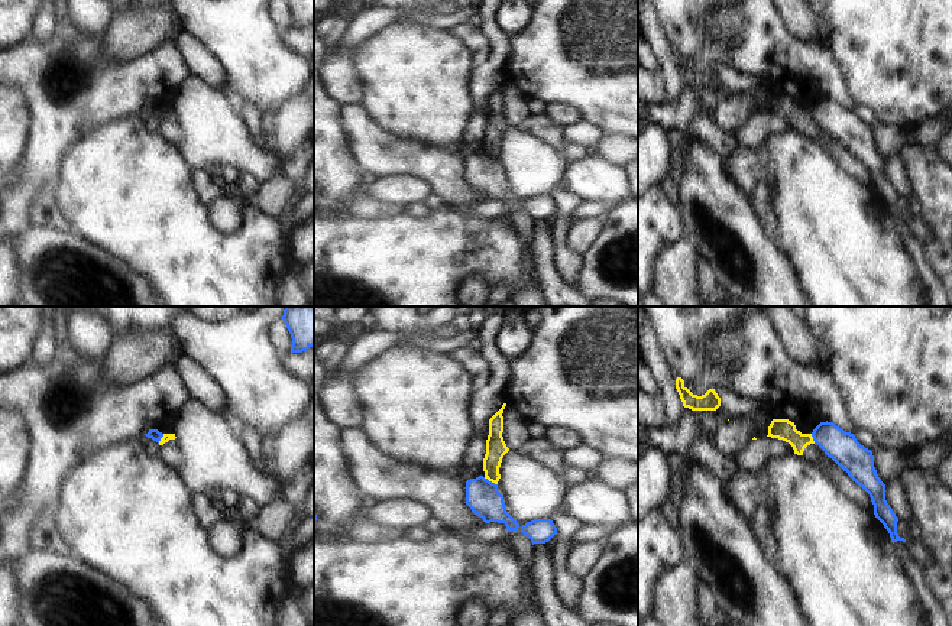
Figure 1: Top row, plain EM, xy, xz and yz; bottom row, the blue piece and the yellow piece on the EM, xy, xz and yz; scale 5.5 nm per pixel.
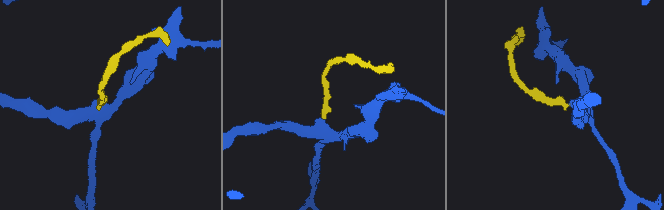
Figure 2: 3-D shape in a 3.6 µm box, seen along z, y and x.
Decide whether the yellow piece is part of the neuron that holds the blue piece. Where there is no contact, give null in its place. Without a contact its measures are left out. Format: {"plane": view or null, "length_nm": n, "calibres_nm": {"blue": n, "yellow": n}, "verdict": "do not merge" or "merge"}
{"plane": "xz", "length_nm": 90, "calibres_nm": {"blue": 190, "yellow": 110}, "verdict": "do not merge"}

